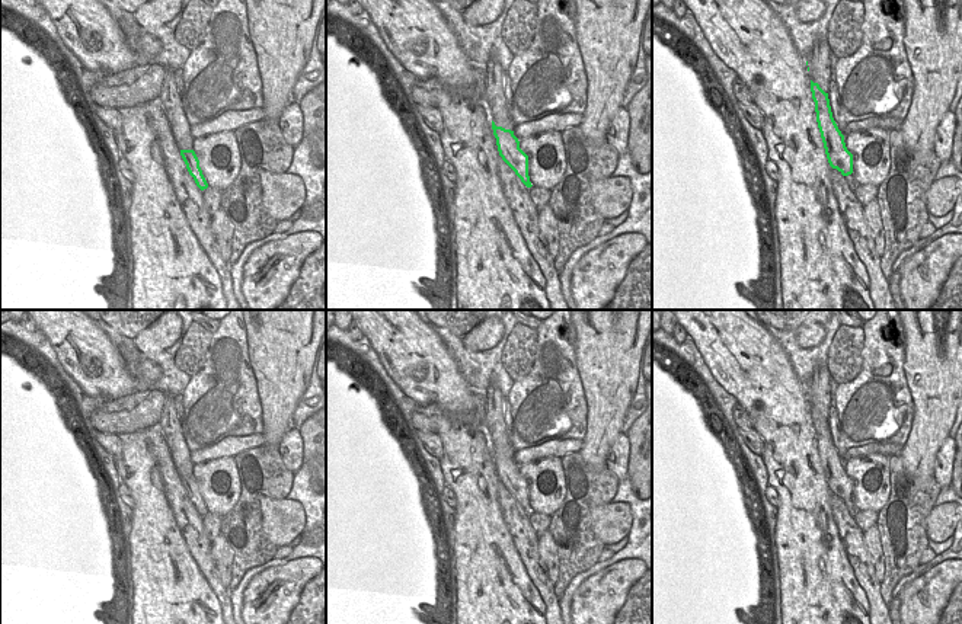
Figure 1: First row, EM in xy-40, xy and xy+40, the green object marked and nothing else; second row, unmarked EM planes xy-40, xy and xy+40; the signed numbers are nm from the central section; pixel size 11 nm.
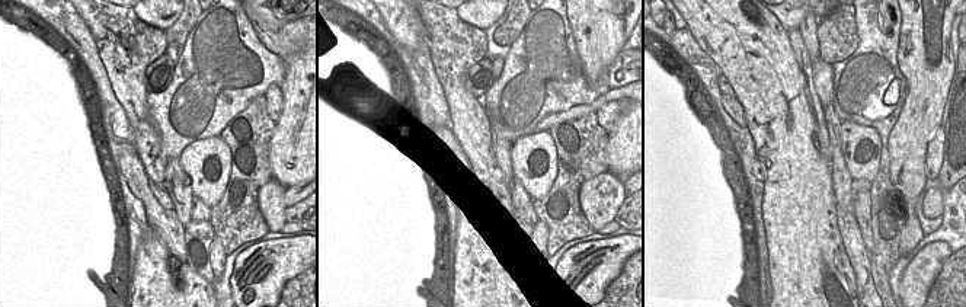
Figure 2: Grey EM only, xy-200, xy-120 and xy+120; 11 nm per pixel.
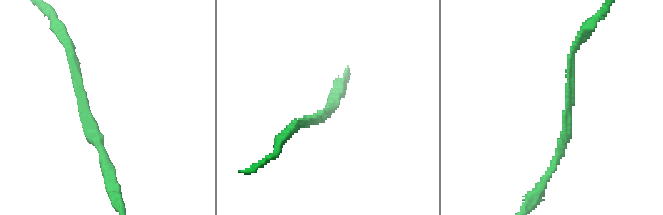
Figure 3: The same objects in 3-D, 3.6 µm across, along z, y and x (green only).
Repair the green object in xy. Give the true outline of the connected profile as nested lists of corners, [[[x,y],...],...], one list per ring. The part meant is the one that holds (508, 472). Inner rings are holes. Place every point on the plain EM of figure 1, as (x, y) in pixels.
[[[492,447],[493,461],[502,486],[515,497],[521,508],[531,513],[528,502],[528,481],[520,474],[520,467],[514,457],[496,452]]]

